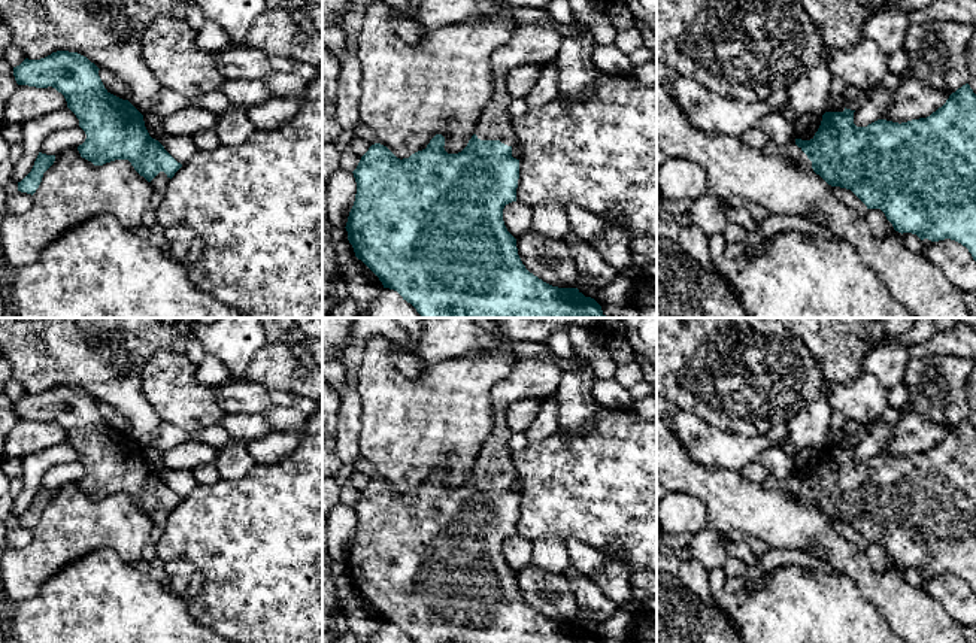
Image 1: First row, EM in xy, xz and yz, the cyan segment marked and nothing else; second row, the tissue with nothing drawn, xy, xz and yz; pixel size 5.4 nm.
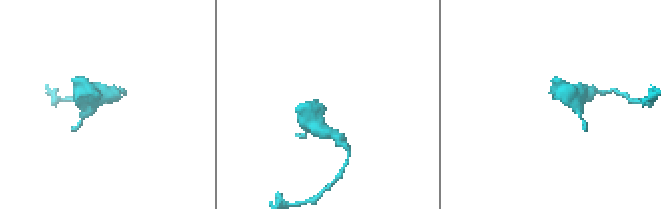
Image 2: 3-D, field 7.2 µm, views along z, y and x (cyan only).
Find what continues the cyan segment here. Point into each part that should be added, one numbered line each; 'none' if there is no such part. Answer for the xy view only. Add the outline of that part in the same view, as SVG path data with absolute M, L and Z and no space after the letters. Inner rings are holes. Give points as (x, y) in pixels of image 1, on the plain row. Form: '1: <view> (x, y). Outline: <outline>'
1: xy (160, 516). Outline: M160 506L152 515L151 519L155 525L164 525L170 516L170 512L164 507Z

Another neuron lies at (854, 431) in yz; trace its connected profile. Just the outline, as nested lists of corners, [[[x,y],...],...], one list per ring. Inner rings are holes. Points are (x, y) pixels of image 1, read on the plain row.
[[[848,421],[843,428],[843,433],[846,443],[858,445],[864,437],[869,436],[869,427],[860,422]]]

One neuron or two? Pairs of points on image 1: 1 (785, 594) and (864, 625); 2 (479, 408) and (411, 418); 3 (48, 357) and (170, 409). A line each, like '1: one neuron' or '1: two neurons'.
1: one neuron
2: one neuron
3: two neurons

